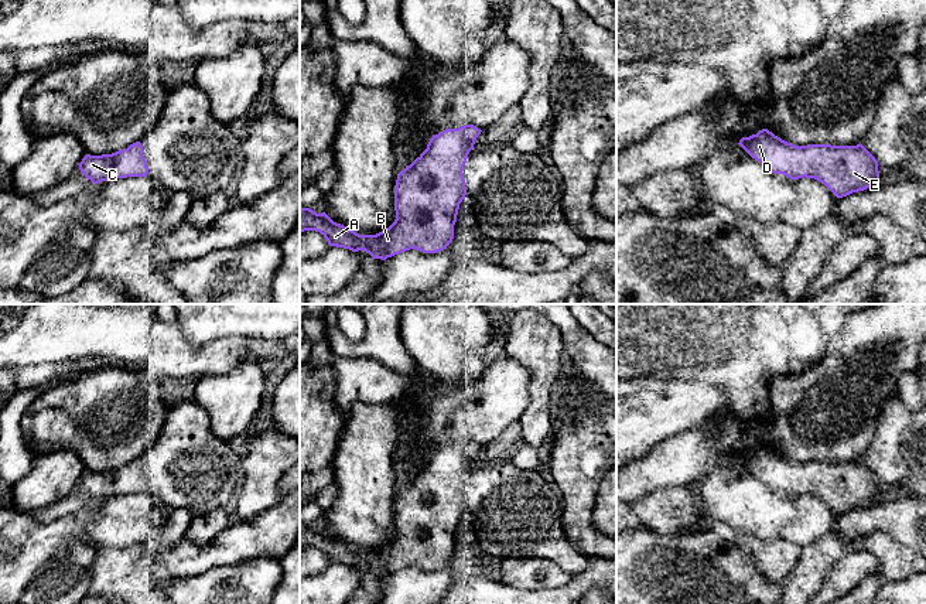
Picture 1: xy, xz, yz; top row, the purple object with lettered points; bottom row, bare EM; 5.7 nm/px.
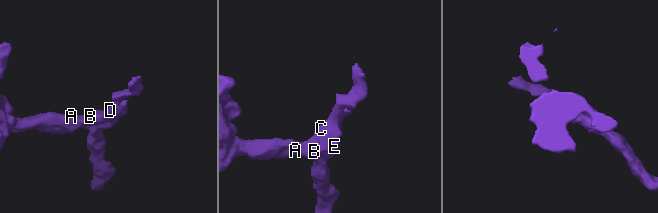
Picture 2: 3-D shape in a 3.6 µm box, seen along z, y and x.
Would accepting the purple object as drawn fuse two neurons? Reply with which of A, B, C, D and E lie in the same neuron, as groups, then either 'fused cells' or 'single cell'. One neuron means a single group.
A B C D E; single cell

